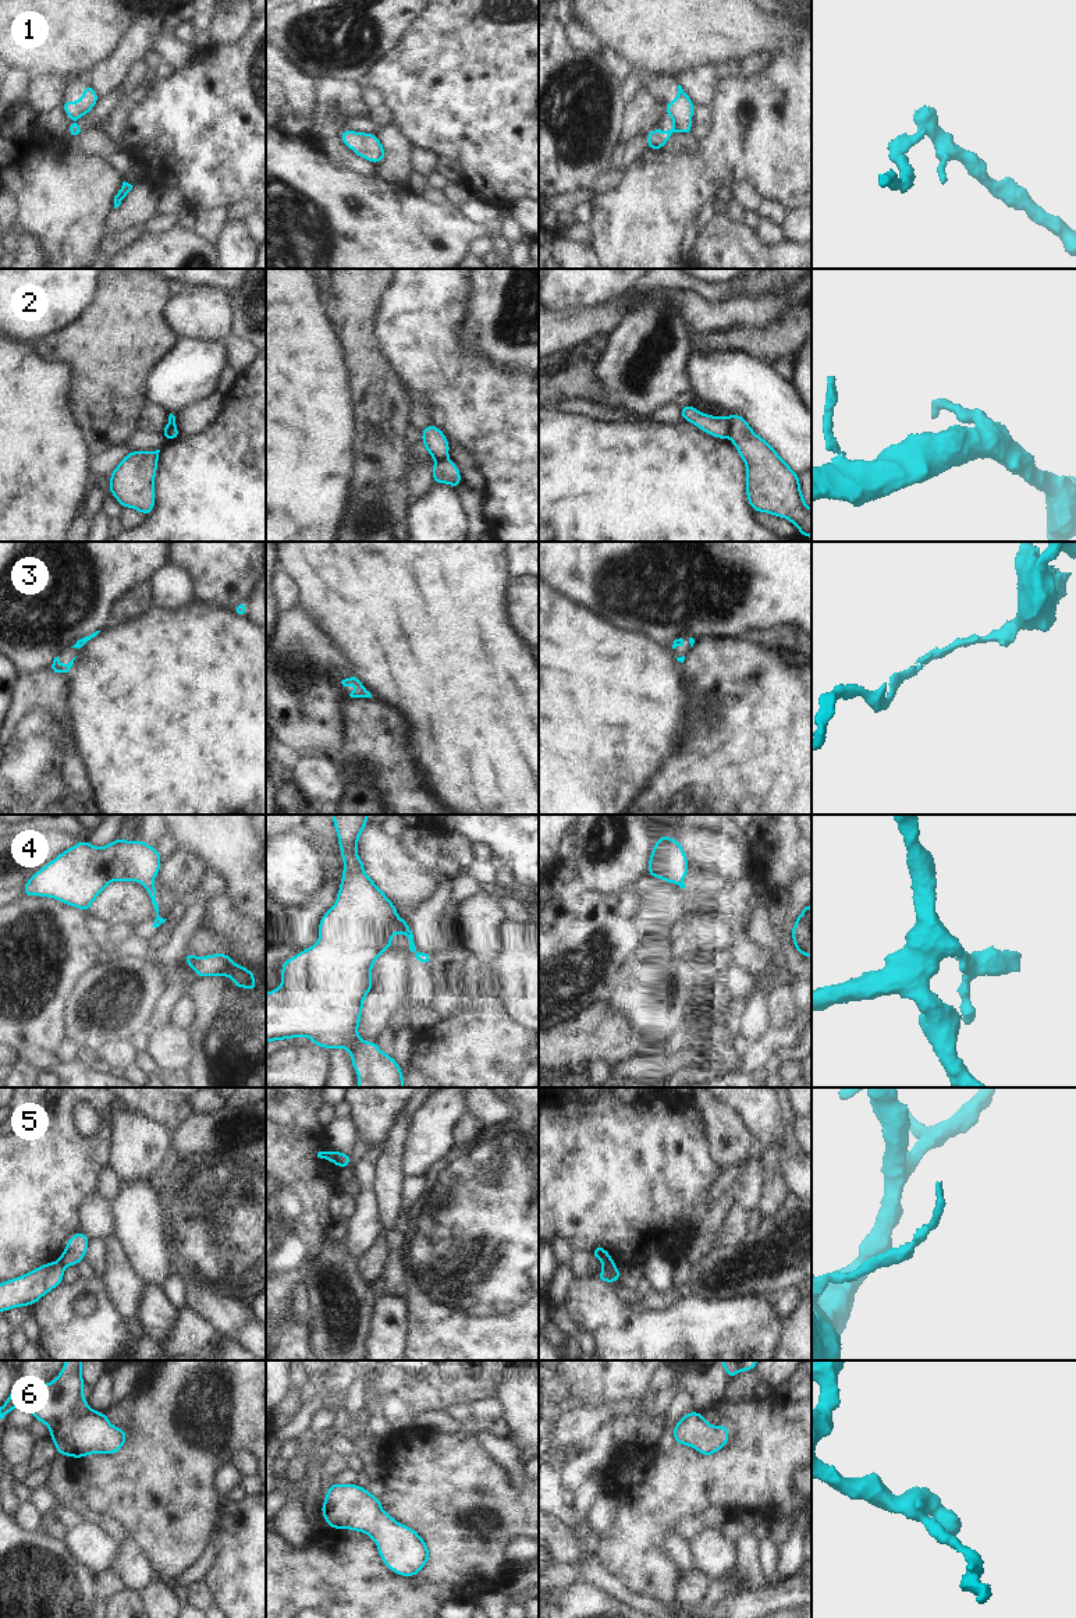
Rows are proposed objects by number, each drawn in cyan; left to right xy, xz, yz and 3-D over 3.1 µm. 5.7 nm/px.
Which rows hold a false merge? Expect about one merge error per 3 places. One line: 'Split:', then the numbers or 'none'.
Split: 1, 2, 5

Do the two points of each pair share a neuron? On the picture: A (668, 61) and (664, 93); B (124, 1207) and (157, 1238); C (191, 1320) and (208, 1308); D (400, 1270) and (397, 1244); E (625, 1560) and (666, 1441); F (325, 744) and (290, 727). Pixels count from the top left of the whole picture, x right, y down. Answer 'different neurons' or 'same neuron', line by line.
A: different neurons
B: same neuron
C: different neurons
D: different neurons
E: different neurons
F: same neuron

